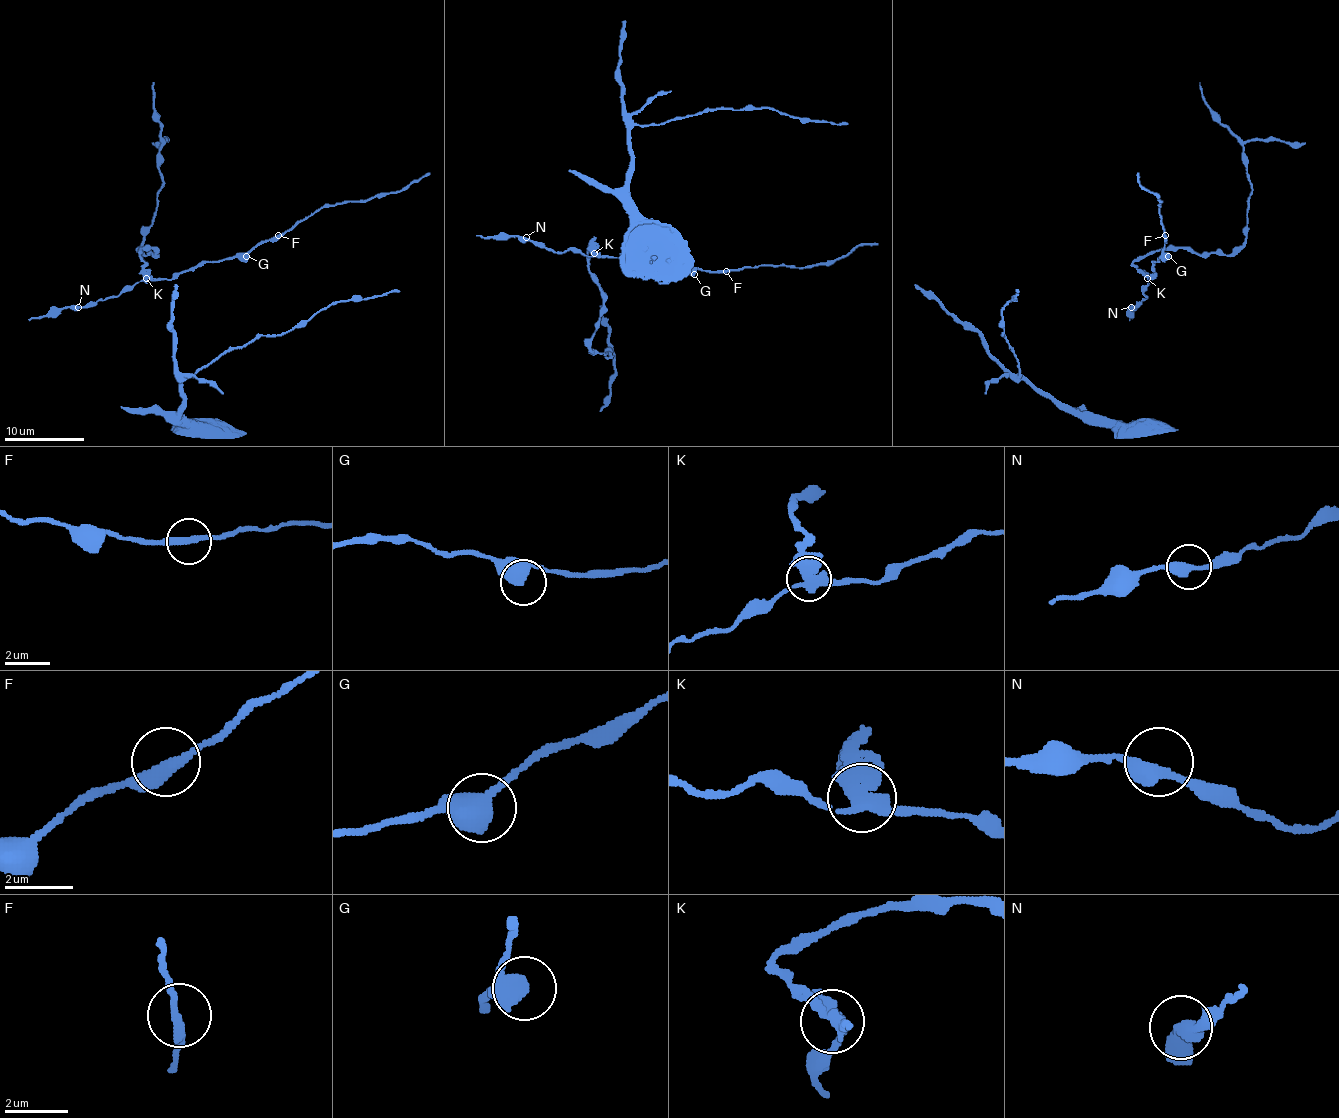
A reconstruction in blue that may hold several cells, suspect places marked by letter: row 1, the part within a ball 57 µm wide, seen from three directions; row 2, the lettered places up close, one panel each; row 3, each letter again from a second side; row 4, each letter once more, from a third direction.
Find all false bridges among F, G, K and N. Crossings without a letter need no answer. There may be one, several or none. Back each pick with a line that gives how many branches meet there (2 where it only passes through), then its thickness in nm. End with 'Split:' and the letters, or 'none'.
K: 3 | 320 nm
Split: K

